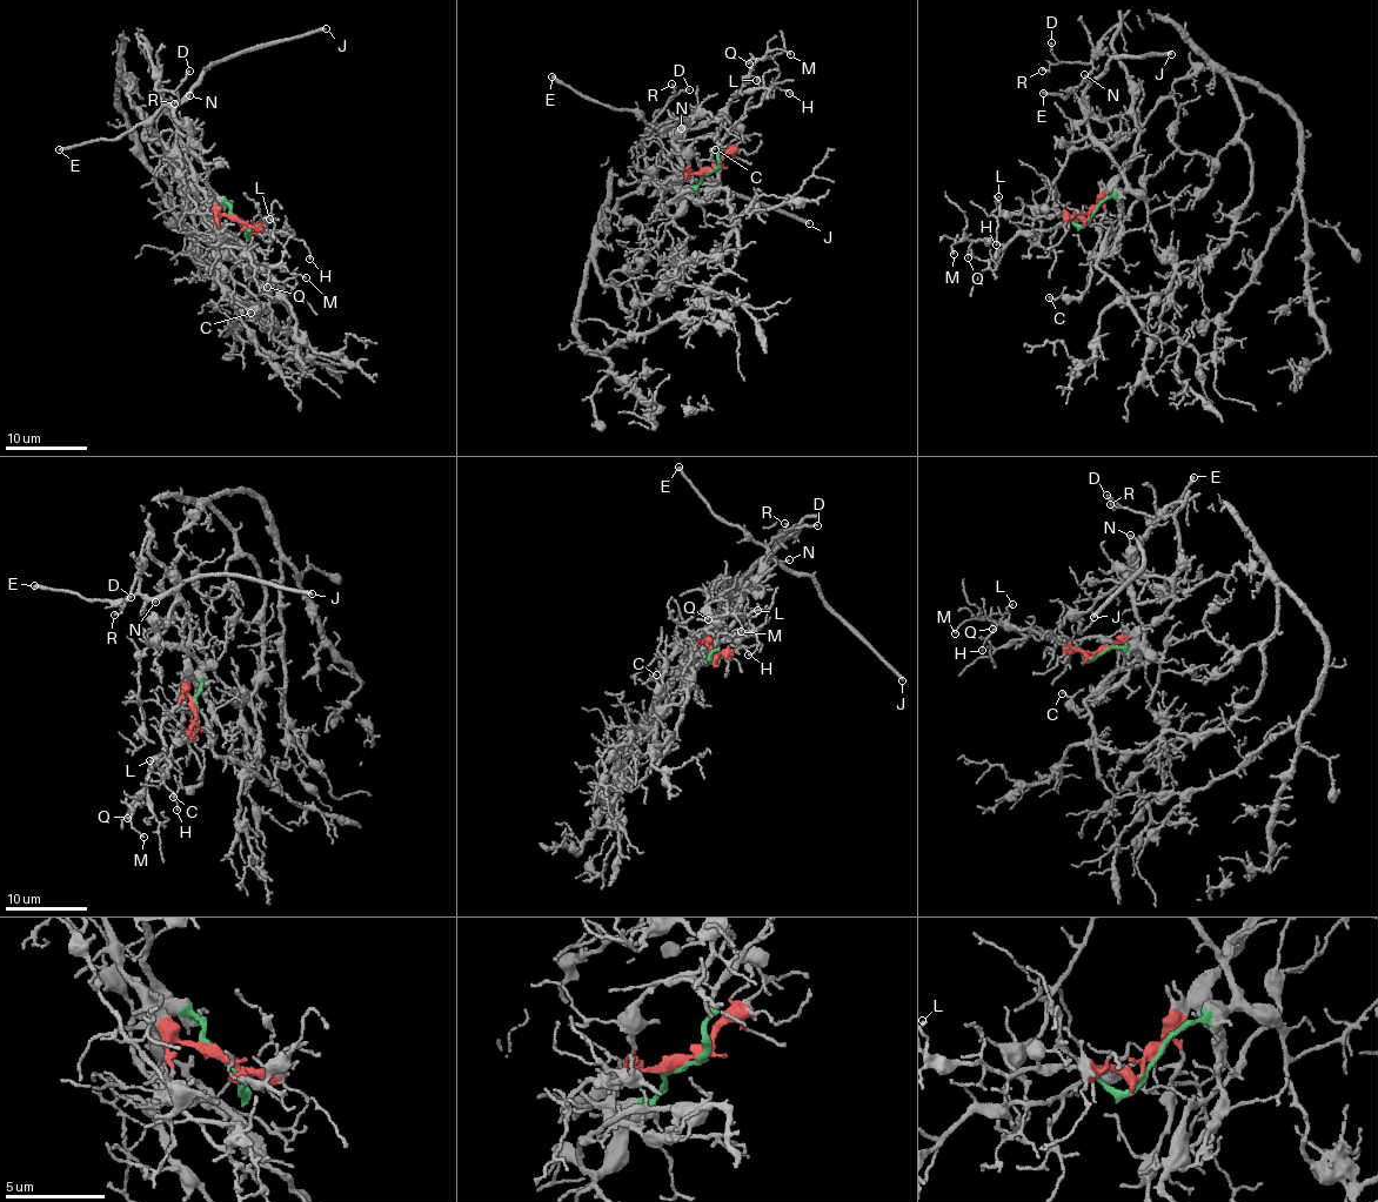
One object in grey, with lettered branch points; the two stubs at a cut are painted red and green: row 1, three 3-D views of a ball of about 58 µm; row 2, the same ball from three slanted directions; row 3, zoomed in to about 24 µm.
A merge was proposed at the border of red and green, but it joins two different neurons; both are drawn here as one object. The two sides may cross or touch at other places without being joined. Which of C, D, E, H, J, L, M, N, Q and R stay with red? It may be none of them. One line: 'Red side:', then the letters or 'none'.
Red side: C, M, Q

